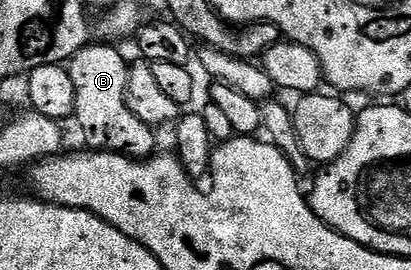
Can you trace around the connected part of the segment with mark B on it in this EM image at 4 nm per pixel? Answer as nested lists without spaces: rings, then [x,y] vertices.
[[[94,41],[68,60],[71,81],[75,85],[75,123],[81,126],[90,148],[114,151],[130,159],[148,159],[158,150],[154,128],[147,126],[127,105],[127,77],[129,65],[117,52],[116,46]]]

